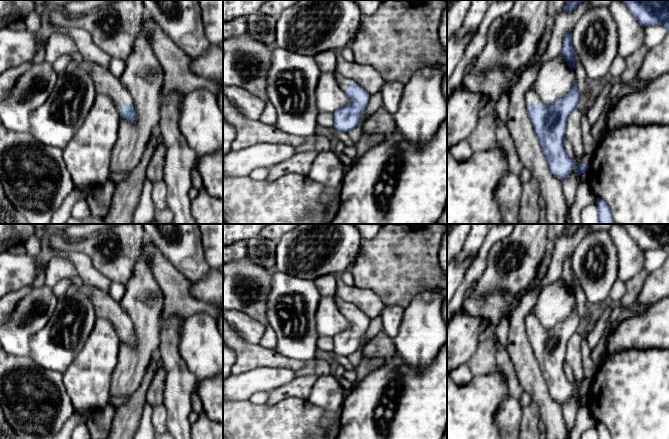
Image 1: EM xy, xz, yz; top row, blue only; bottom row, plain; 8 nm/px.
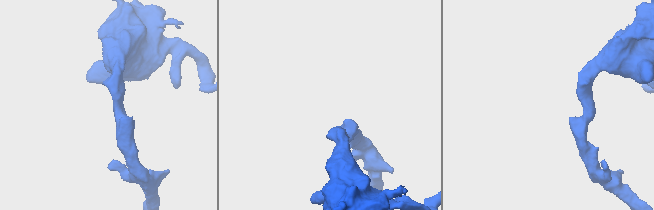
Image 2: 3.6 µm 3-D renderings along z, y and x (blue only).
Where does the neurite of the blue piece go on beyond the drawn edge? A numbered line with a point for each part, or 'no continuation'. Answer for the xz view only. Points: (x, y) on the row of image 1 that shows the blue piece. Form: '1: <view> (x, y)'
1: xz (343, 82)

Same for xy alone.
1: xy (105, 83)

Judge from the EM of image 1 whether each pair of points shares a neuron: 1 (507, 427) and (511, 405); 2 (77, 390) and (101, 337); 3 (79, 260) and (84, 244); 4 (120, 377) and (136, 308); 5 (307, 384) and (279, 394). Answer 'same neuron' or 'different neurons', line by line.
1: same neuron
2: same neuron
3: different neurons
4: same neuron
5: same neuron

